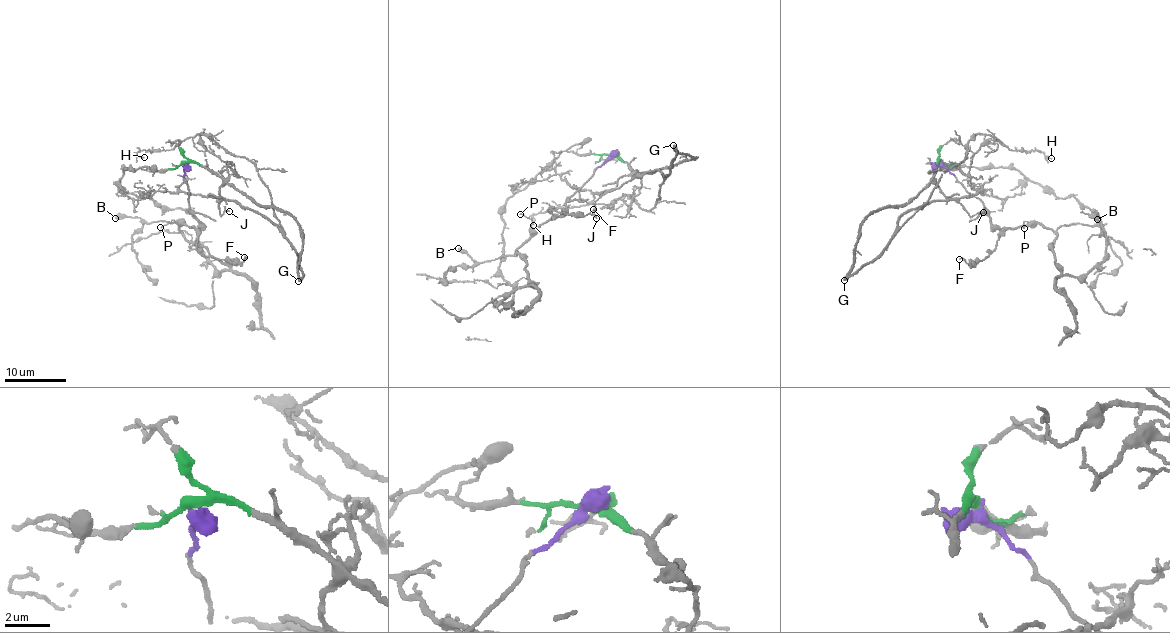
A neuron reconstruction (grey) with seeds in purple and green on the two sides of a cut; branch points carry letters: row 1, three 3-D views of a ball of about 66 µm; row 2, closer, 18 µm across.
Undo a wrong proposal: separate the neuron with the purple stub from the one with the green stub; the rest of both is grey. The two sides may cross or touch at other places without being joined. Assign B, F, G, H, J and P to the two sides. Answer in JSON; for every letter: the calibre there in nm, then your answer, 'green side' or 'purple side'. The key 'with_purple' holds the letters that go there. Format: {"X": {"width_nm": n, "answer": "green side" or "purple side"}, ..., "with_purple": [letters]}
{"B": {"width_nm": 500, "answer": "purple side"}, "F": {"width_nm": 80, "answer": "purple side"}, "G": {"width_nm": 320, "answer": "green side"}, "H": {"width_nm": 120, "answer": "green side"}, "J": {"width_nm": 100, "answer": "green side"}, "P": {"width_nm": 100, "answer": "purple side"}, "with_purple": ["B", "F", "P"]}

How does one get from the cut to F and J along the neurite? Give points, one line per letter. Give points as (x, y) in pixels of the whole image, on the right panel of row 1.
F: (940, 163), (982, 203), (985, 212), (999, 231), (996, 247), (986, 259), (969, 264), (959, 258)
J: (940, 162), (936, 160), (932, 166), (935, 184), (947, 201), (954, 200), (970, 216), (983, 212)

